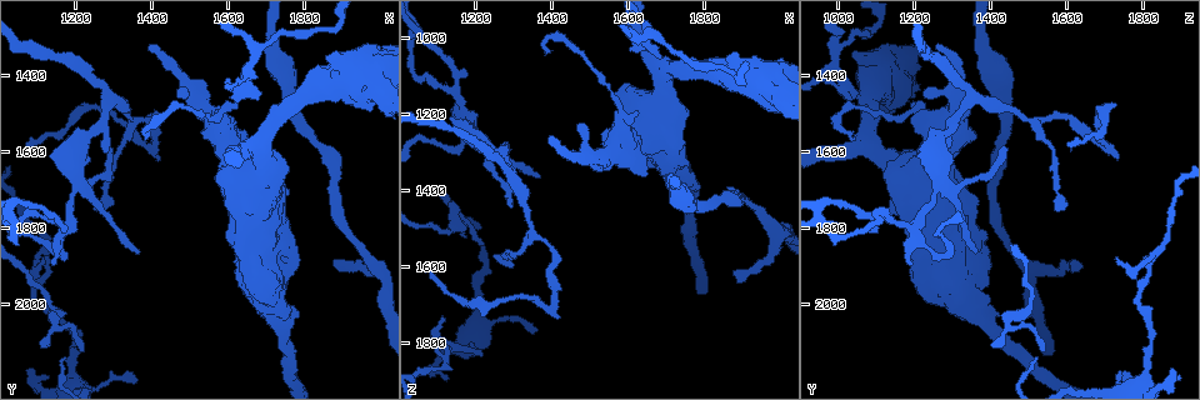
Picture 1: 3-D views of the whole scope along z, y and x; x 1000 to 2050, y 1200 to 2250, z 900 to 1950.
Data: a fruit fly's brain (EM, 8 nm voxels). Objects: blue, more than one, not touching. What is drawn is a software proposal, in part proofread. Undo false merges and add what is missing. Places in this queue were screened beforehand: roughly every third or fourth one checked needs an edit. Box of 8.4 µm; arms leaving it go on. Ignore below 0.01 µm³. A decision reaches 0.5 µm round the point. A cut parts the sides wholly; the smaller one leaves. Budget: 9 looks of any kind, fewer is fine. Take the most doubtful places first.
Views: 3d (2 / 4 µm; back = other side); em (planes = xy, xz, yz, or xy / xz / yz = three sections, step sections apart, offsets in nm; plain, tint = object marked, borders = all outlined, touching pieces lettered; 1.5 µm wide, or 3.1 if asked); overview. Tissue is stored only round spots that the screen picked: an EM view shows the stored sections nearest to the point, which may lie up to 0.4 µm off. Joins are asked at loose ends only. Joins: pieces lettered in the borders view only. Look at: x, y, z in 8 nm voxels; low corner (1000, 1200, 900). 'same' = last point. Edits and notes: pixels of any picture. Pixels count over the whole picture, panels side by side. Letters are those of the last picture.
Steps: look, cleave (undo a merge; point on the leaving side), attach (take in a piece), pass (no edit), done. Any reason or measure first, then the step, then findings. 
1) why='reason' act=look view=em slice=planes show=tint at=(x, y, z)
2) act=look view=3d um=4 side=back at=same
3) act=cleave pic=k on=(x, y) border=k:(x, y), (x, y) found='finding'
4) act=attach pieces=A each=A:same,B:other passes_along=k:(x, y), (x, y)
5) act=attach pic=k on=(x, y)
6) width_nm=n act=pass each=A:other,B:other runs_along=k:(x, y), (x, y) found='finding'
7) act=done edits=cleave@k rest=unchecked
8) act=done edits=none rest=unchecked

why='thin end' act=look view=3d um=4 at=(1380, 1565, 1040)

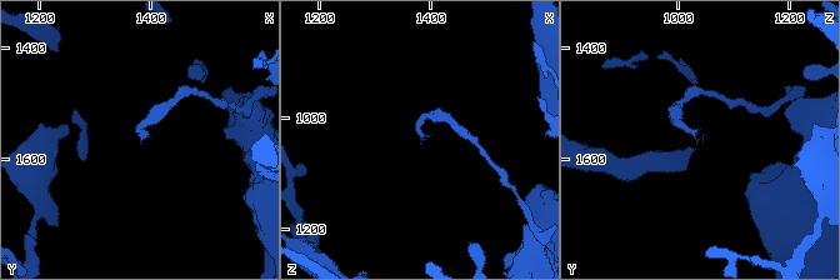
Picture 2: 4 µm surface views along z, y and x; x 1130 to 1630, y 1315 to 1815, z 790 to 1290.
act=look view=em slice=yz step=8 show=tint at=(1385, 1565, 1035)

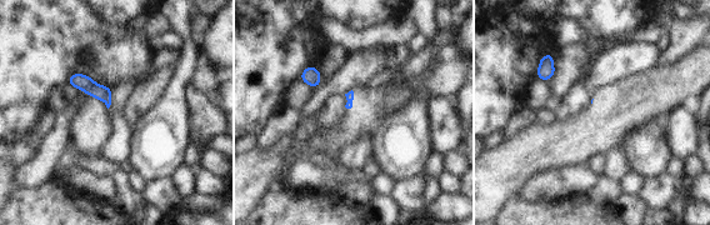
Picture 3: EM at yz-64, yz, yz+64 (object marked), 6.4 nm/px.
why='see the neighbours' act=look view=em slice=yz step=8 show=borders at=same

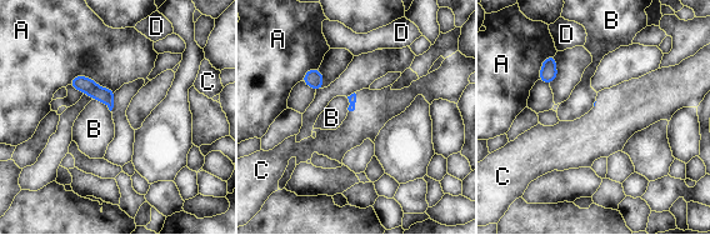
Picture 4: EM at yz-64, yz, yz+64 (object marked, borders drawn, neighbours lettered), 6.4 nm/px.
act=attach pieces=C each=A:other,B:other,C:same,D:other passes_along=4:(353, 98), (354, 104), (374, 108) found='it goes on there'

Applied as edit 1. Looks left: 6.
why='branch stops here' act=look view=3d um=4 at=(1115, 1875, 1730)

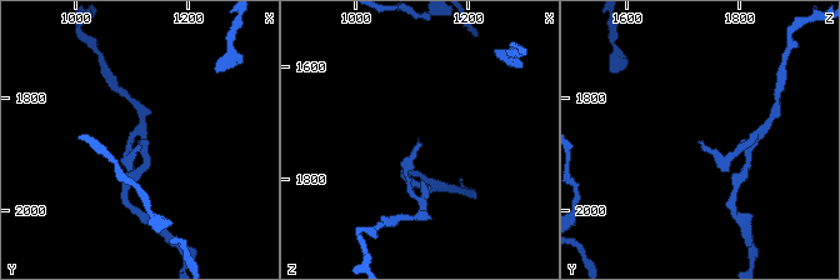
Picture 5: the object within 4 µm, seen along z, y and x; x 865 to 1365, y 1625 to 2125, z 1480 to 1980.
why='now the EM' act=look view=em slice=yz step=4 show=tint at=(1110, 1885, 1730)

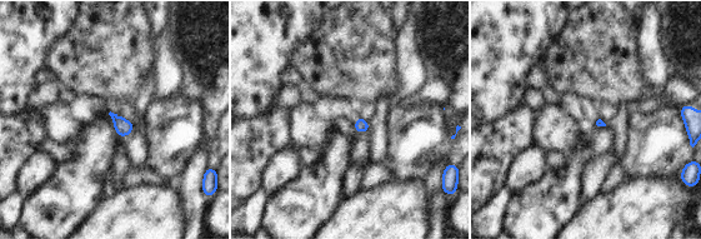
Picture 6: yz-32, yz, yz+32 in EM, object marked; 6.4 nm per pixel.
why='another direction' act=look view=em slice=xz step=4 show=borders at=same

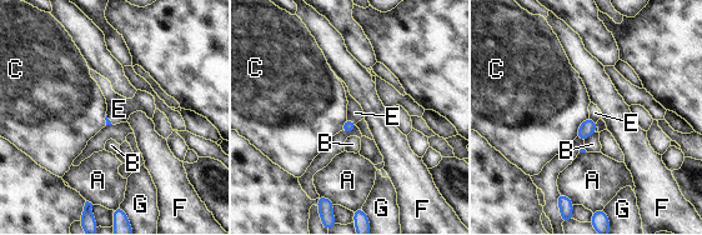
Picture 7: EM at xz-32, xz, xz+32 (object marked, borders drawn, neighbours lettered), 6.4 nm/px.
act=attach pieces=E each=A:other,B:other,C:other,E:same,F:other,G:other passes_along=7:(349, 125), (352, 121), (355, 113) found='it goes on there'

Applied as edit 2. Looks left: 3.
why='looks like a crossing' act=look view=em slice=planes show=borders at=(1195, 1670, 1260)

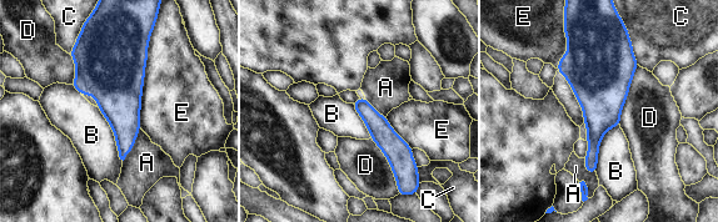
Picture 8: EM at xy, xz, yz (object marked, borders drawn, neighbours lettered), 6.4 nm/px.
width_nm=320 act=pass each=A:other,B:other,C:other,D:other,E:other runs_along=8:(360, 101), (399, 154), (400, 166) found='one neuron here'

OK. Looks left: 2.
why='branch stops here' act=look view=em slice=planes show=borders at=(1115, 2120, 1420)

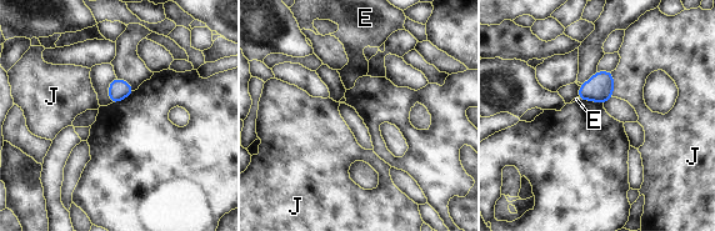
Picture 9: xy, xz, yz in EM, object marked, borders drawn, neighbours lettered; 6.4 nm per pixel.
act=pass each=E:other,J:other found='no lettered piece goes on from it'

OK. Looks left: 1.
act=done edits=attach@4,attach@7 rest=unchecked

